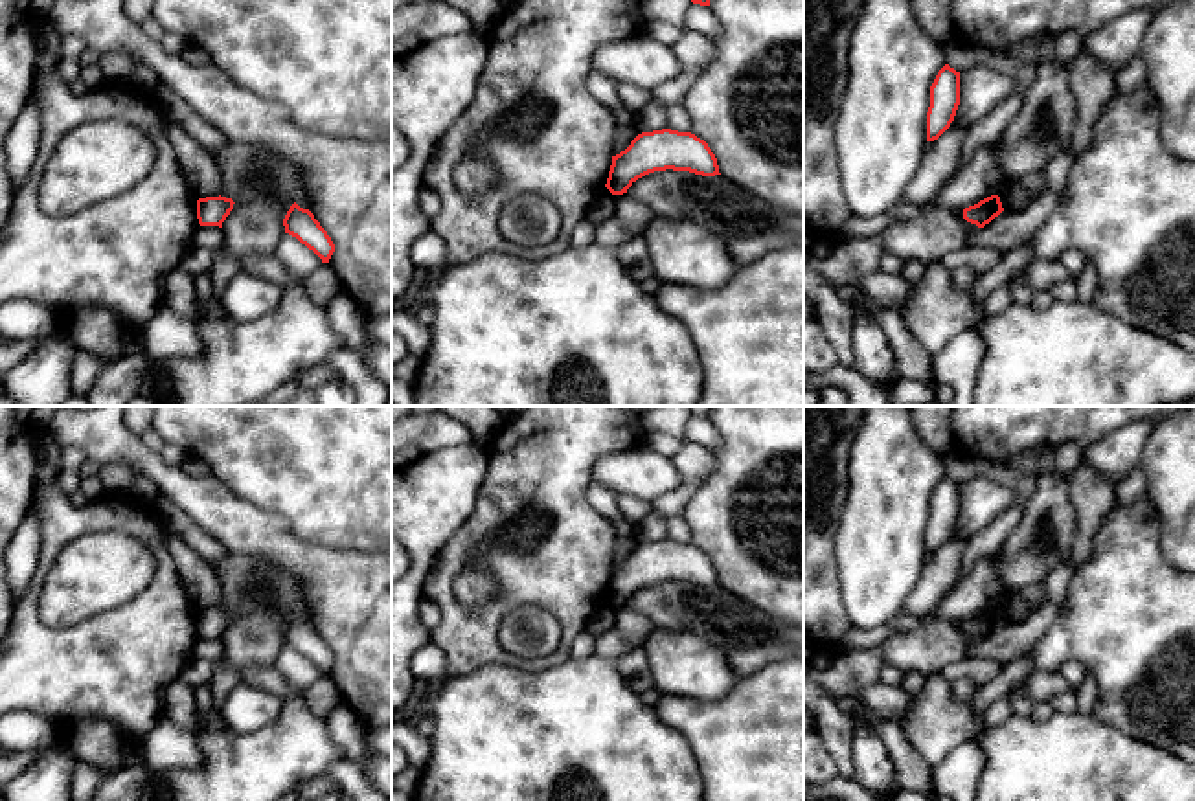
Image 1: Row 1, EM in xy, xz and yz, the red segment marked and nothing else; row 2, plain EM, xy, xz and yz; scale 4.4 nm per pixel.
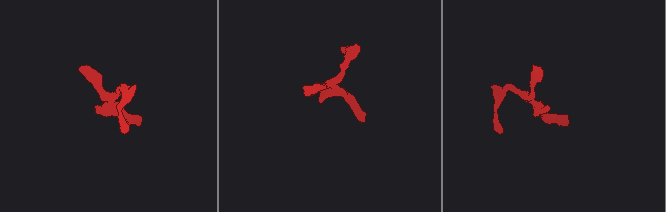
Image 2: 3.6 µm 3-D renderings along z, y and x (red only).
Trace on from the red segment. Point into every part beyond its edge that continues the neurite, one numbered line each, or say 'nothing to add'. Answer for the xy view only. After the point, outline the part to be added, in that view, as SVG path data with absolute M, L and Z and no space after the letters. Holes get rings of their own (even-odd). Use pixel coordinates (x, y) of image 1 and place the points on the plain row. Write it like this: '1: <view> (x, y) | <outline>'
nothing to add

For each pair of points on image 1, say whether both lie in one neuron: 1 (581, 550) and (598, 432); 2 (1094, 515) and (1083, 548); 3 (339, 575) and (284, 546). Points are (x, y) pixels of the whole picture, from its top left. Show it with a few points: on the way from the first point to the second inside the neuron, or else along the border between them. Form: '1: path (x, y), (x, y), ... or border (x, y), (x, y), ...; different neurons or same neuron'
1: path (572, 520), (572, 462); same neuron
2: path (1089, 522), (1083, 541); same neuron
3: path (326, 575), (296, 559); same neuron

